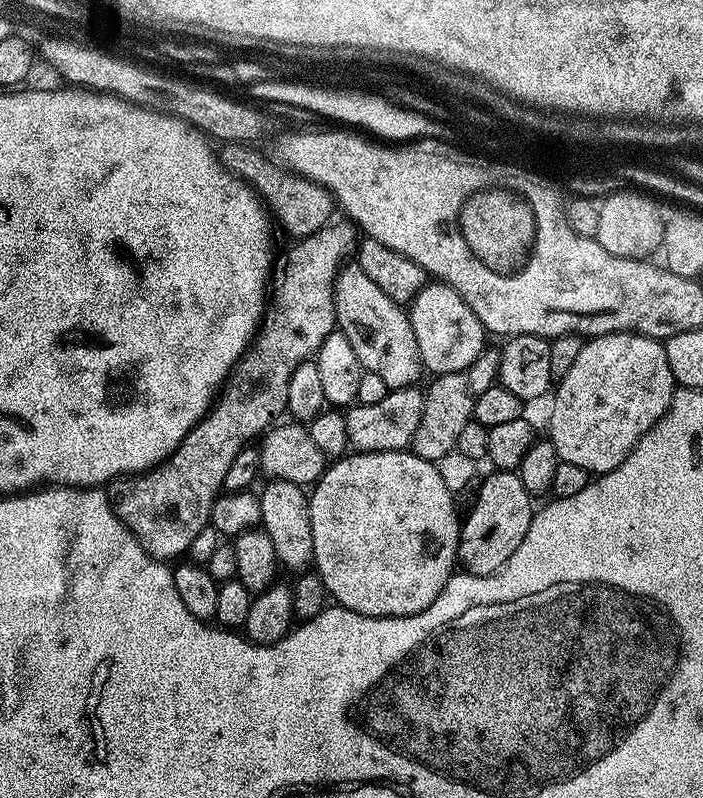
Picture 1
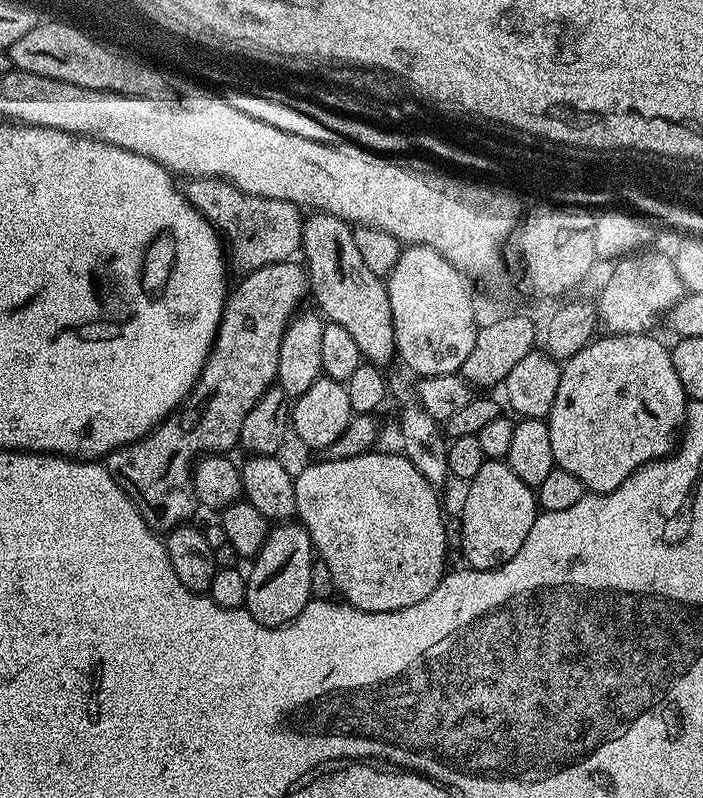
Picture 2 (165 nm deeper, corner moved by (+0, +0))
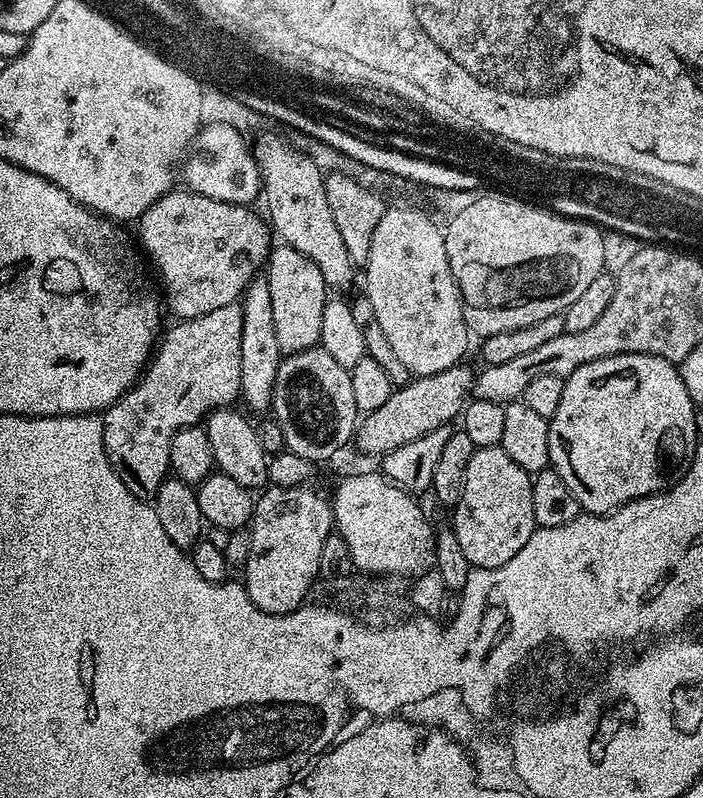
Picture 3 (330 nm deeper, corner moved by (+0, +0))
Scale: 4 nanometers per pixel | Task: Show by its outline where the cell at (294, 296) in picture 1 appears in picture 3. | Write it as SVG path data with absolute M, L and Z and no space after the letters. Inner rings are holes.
M239 303L230 306L218 306L218 310L210 310L210 314L202 314L193 320L182 320L173 323L173 328L168 333L165 331L159 337L158 343L142 373L142 378L136 381L136 385L122 398L118 398L109 408L105 408L102 413L104 422L104 445L106 446L106 458L110 458L110 466L118 474L118 478L140 500L151 501L156 495L158 486L162 486L164 480L170 476L170 442L174 434L183 428L191 428L199 425L207 417L209 412L215 412L217 408L226 408L237 403L240 394L240 383L242 382L242 310Z

